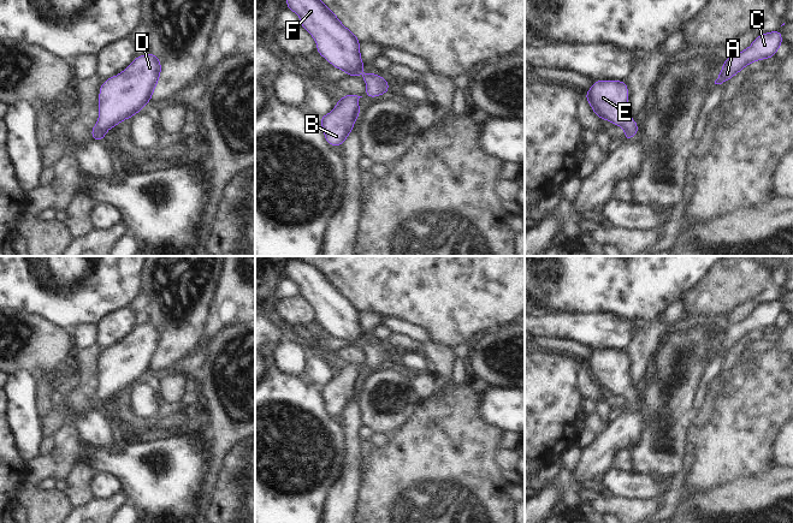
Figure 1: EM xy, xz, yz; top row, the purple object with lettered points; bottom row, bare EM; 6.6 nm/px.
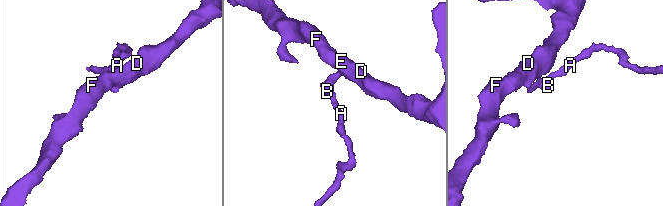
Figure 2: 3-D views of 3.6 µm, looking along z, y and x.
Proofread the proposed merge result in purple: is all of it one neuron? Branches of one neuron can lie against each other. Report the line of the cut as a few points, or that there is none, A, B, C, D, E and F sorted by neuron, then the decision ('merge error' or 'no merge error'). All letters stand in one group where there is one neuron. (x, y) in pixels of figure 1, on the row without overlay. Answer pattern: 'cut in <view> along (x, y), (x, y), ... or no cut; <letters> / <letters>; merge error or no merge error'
no cut; A B C D E F; no merge error

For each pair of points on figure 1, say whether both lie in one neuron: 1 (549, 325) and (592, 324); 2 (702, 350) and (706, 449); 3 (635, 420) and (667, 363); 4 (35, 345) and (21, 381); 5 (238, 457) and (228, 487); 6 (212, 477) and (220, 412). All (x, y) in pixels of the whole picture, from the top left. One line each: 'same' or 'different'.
1: same
2: different
3: different
4: different
5: same
6: same

